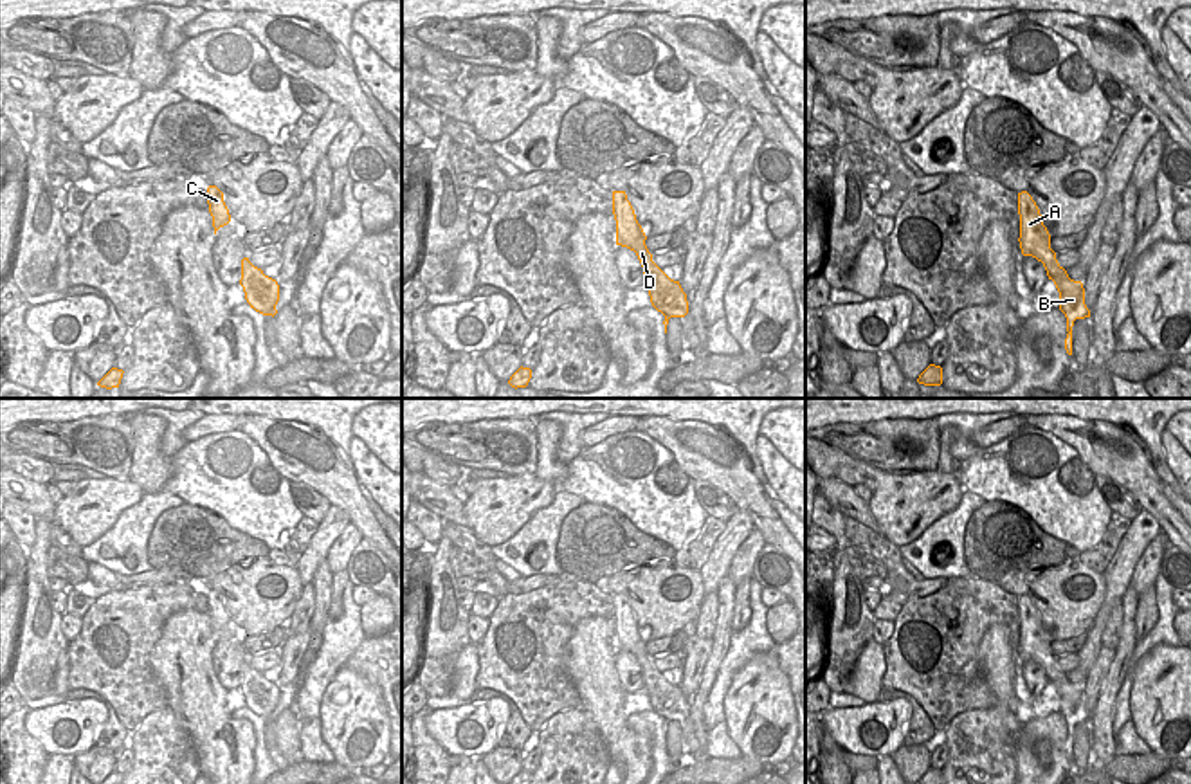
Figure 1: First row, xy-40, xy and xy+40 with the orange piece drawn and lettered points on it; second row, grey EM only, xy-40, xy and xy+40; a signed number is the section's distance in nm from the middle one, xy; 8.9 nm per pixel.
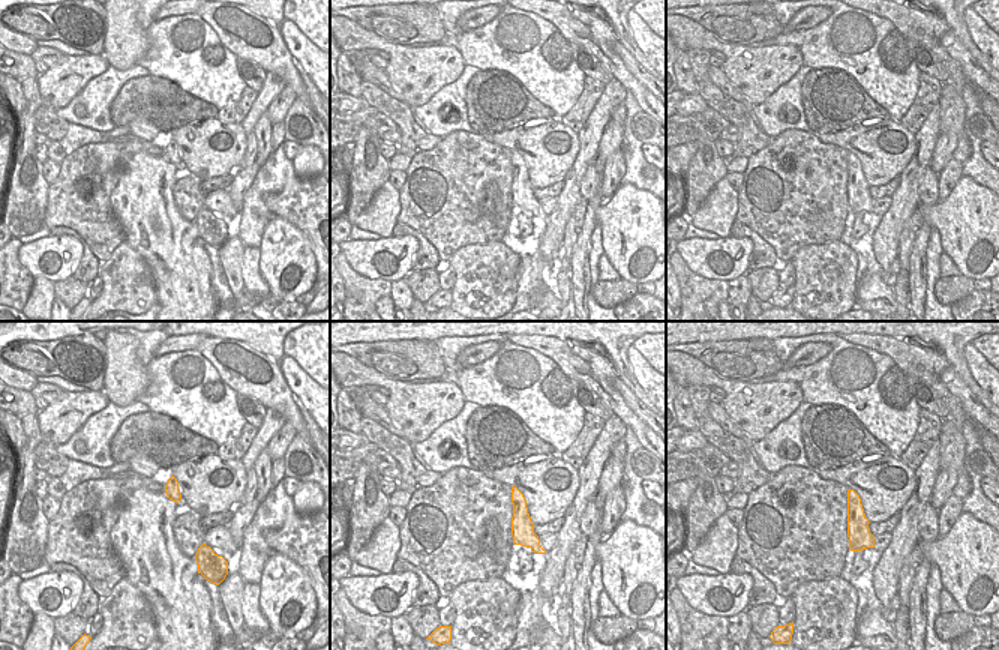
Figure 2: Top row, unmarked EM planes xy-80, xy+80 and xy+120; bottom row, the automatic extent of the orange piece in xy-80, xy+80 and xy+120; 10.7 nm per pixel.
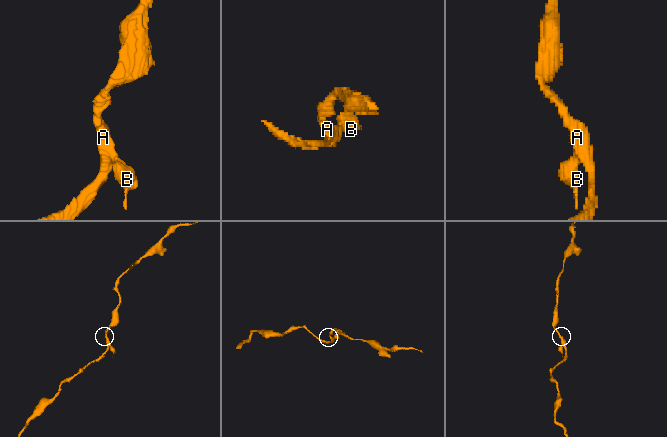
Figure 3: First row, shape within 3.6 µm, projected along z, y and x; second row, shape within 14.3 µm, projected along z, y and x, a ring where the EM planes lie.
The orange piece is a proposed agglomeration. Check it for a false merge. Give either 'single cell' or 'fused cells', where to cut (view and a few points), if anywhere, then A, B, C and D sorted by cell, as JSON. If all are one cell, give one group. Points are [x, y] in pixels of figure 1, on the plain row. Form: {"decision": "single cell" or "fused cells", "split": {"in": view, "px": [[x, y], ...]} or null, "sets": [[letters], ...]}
{"decision": "single cell", "split": null, "sets": [["A", "B", "C", "D"]]}

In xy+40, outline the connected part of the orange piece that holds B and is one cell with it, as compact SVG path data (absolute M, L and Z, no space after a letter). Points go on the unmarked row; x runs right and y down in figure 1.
M1027 595L1018 597L1020 618L1020 652L1023 660L1032 660L1043 667L1049 683L1059 696L1059 714L1067 721L1065 753L1072 759L1072 730L1076 723L1090 721L1085 708L1085 692L1081 685L1068 681L1067 674L1058 667L1056 656L1050 652L1050 638L1043 629L1040 613Z

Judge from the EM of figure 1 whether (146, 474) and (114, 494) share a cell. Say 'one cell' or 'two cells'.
two cells

